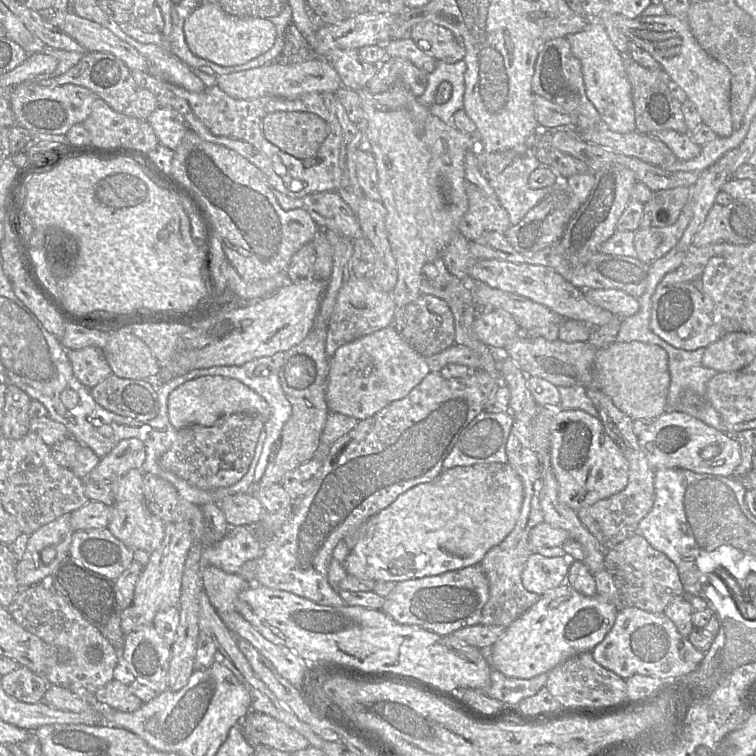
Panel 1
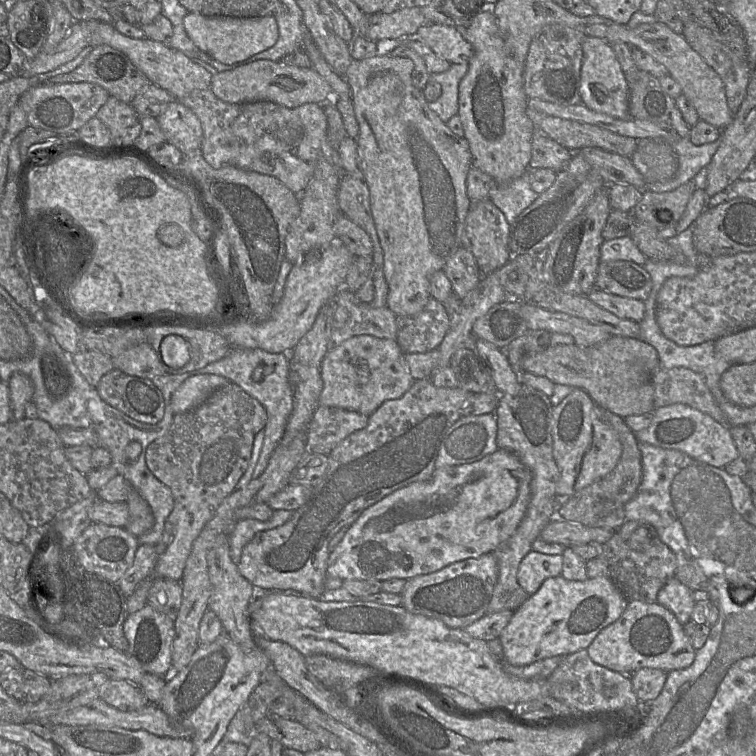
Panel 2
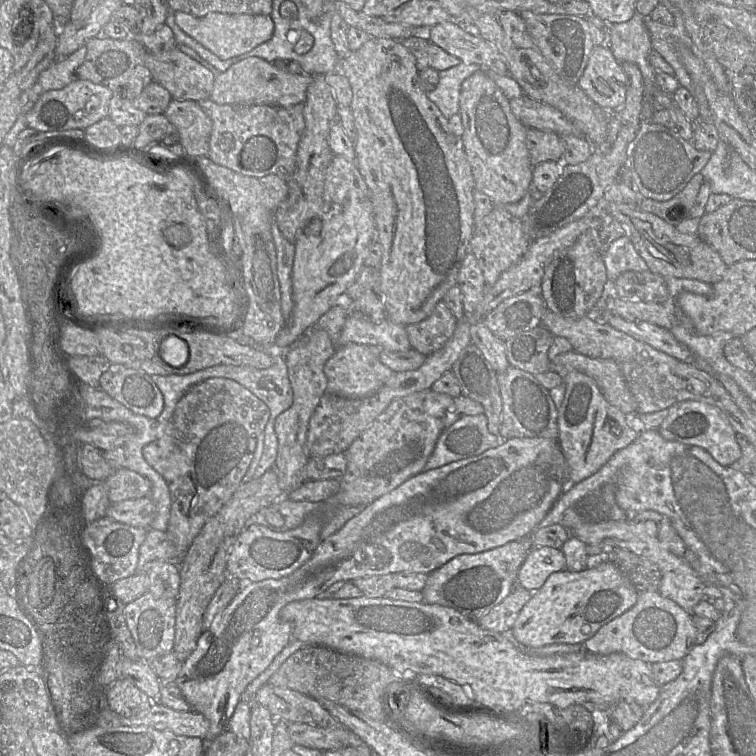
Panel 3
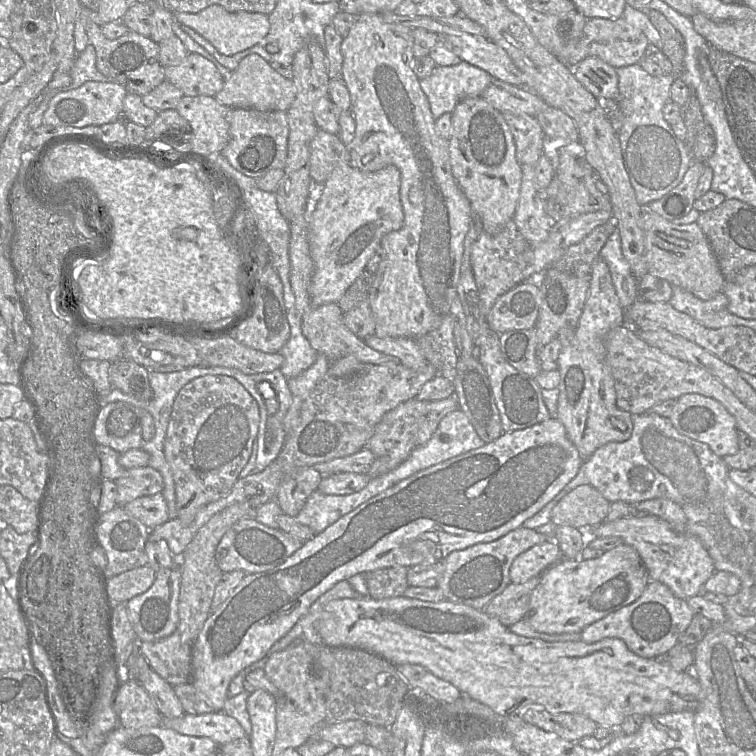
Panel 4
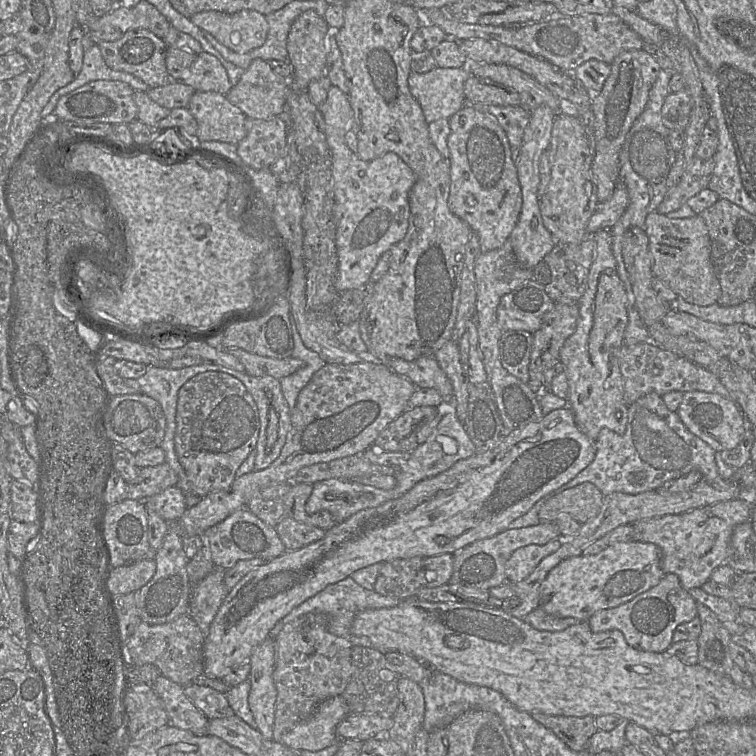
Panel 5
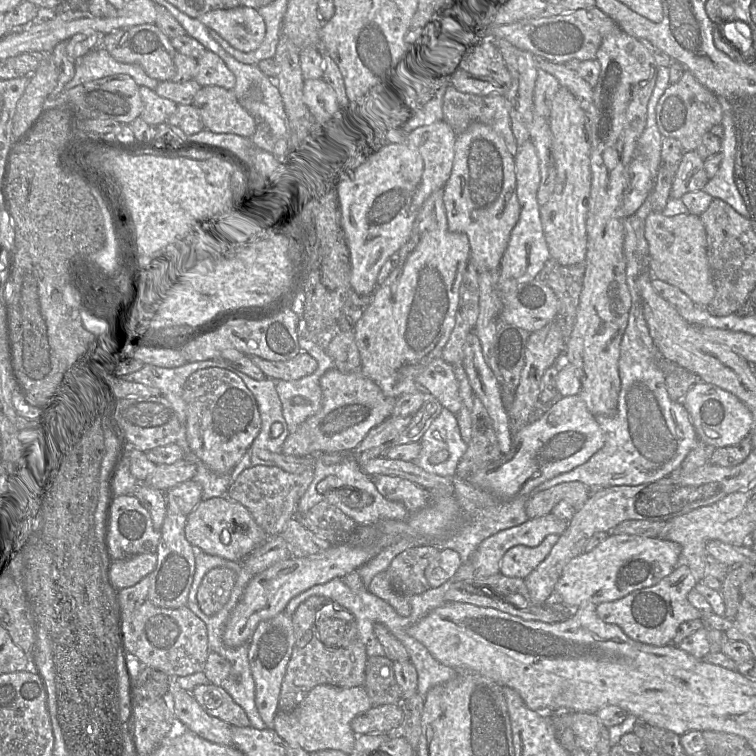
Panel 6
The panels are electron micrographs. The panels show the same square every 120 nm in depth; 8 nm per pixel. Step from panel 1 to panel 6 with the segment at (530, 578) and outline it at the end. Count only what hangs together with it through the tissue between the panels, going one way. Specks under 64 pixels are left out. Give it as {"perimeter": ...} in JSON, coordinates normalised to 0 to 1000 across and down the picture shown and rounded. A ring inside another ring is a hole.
{"perimeter":[[[728,706],[710,724],[684,721],[675,725],[665,735],[661,757],[672,763],[694,766],[722,739],[741,709]]]}

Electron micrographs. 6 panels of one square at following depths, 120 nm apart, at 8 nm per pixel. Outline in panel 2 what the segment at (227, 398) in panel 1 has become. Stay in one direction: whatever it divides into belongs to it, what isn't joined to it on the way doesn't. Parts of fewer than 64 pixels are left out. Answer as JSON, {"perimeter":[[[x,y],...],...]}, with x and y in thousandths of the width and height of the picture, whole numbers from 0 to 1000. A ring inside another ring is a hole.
{"perimeter":[[[283,495],[250,499],[228,521],[229,546],[241,548],[258,541],[302,507],[304,504],[300,500]]]}

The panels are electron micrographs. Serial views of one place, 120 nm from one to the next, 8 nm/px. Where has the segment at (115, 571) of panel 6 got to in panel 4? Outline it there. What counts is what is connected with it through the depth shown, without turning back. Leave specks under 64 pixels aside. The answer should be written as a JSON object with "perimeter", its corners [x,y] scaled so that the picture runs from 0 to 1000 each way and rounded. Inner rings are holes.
{"perimeter":[[[196,746],[161,757],[142,767],[140,784],[149,802],[168,798],[173,791],[193,783],[205,769],[206,755]]]}

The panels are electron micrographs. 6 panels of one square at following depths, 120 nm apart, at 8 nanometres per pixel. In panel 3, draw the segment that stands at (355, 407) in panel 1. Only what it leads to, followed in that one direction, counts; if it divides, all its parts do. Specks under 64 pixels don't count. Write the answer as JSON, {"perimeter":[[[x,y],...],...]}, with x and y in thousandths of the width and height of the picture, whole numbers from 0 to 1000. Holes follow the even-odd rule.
{"perimeter":[[[460,455],[444,462],[429,483],[433,499],[431,520],[463,526],[479,526],[496,521],[521,493],[501,476],[505,460],[478,455]]]}

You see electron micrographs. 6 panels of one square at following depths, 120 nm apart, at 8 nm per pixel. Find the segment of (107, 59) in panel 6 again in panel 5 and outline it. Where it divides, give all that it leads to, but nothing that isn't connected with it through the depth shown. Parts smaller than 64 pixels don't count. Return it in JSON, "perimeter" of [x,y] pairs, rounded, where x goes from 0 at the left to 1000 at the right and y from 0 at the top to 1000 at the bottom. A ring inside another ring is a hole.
{"perimeter":[[[123,60],[111,67],[108,90],[102,102],[90,112],[77,118],[57,143],[54,148],[56,161],[61,160],[61,156],[66,156],[70,160],[77,160],[70,155],[70,148],[77,132],[82,127],[106,116],[107,114],[128,106],[161,107],[168,110],[179,120],[196,122],[196,119],[198,119],[196,112],[175,98],[149,93],[143,89],[135,75],[130,60]]]}

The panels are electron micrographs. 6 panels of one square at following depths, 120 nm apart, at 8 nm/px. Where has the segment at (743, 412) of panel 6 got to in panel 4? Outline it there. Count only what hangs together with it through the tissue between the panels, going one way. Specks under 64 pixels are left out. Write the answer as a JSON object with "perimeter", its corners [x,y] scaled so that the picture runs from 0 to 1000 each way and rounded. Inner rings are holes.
{"perimeter":[[[926,521],[903,522],[896,528],[894,540],[885,554],[898,573],[935,587],[954,606],[978,597],[974,556],[952,532],[943,526]]]}

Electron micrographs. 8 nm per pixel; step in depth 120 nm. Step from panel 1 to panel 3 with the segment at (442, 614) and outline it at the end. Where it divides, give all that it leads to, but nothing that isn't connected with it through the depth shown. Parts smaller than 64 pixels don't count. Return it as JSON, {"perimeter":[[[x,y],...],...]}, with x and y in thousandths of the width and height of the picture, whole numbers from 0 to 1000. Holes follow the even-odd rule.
{"perimeter":[[[698,708],[644,729],[606,734],[566,759],[557,782],[561,796],[602,806],[622,820],[632,821],[679,780],[685,754],[704,725]]]}

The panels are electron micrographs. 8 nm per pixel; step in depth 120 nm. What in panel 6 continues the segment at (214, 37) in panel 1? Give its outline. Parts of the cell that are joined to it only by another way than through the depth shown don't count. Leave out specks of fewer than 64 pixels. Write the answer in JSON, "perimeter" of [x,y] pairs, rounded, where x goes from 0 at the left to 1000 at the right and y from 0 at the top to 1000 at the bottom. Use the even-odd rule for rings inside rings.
{"perimeter":[[[332,9],[282,13],[262,25],[307,62],[324,70],[341,65],[352,46],[348,22]]]}

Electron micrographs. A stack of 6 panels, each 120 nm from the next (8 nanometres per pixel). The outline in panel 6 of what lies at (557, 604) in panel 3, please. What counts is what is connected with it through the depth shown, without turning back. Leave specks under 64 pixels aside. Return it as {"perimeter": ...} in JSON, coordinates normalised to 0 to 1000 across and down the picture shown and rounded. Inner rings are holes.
{"perimeter":[[[806,705],[804,712],[780,730],[771,730],[758,738],[745,753],[734,774],[729,794],[739,794],[753,806],[762,806],[774,798],[810,796],[831,786],[869,772],[873,767],[886,761],[898,747],[901,721],[874,712],[851,710],[831,706]]]}

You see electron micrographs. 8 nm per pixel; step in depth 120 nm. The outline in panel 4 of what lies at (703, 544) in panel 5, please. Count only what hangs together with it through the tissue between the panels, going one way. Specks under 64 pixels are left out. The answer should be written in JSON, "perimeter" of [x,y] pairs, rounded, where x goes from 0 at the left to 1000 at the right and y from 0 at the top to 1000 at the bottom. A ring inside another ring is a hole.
{"perimeter":[[[866,681],[820,685],[774,701],[780,701],[784,712],[821,712],[844,730],[861,769],[874,770],[905,794],[927,786],[931,772],[947,757],[942,738],[923,710],[892,702],[880,688]]]}

